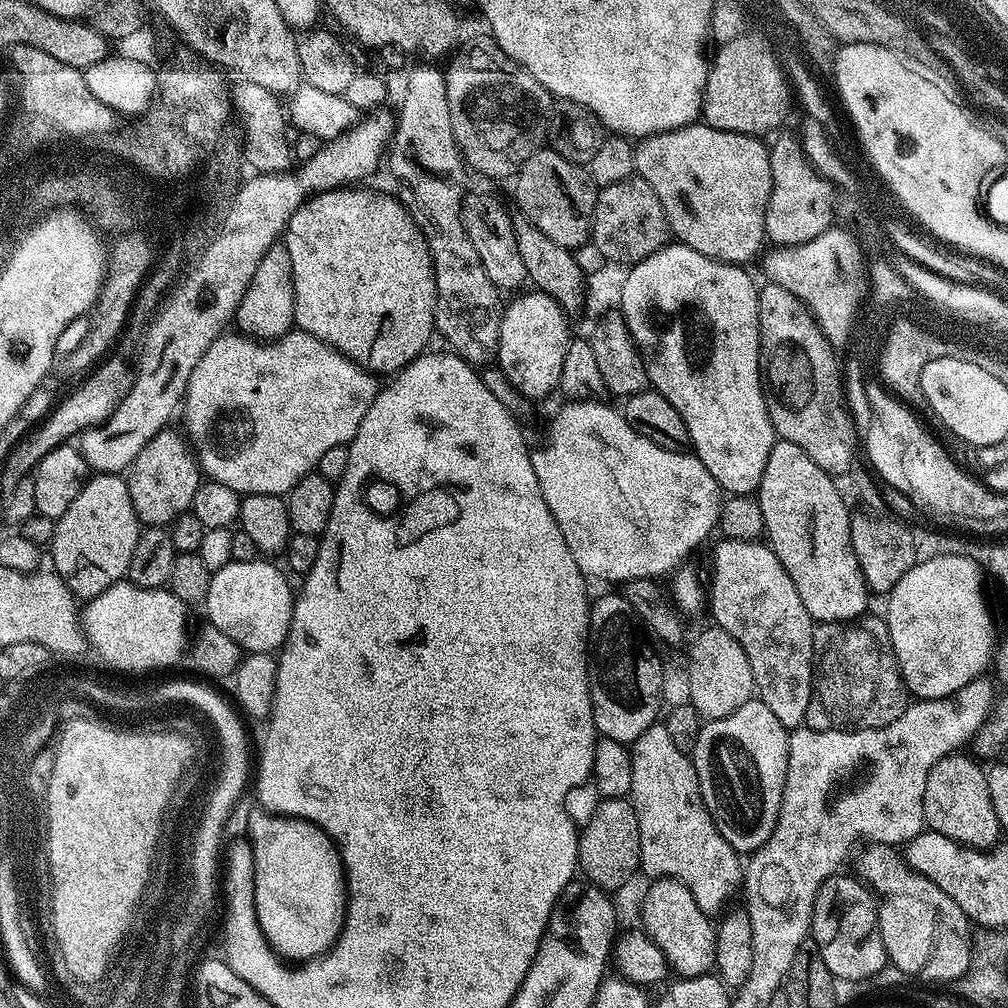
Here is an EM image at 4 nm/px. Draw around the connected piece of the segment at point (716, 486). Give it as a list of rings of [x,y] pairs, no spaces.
[[[568,402],[565,408],[552,420],[548,428],[548,441],[540,449],[531,453],[534,474],[538,474],[538,486],[542,486],[542,498],[546,498],[546,506],[550,506],[550,514],[554,514],[554,522],[558,522],[558,530],[562,530],[562,538],[566,538],[566,546],[570,546],[570,554],[574,554],[574,562],[578,562],[580,571],[585,577],[597,576],[600,580],[650,580],[661,578],[671,568],[677,569],[681,562],[694,548],[698,547],[711,532],[717,531],[720,523],[720,506],[722,489],[718,481],[712,477],[710,470],[702,466],[702,462],[691,451],[675,452],[666,450],[650,438],[638,434],[634,426],[626,422],[623,411],[611,408],[600,402]]]

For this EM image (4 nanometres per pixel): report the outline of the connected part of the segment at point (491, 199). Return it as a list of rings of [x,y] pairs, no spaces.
[[[469,191],[460,207],[460,217],[464,223],[470,242],[474,242],[474,250],[478,250],[478,258],[482,258],[482,270],[494,286],[501,290],[507,288],[523,289],[528,280],[525,263],[518,254],[518,244],[515,241],[515,230],[512,225],[513,213],[504,209],[504,204],[496,196],[488,192]]]

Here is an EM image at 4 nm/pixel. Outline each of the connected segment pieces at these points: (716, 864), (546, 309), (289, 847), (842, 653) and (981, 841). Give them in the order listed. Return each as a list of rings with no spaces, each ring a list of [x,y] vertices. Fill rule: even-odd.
[[[657,722],[655,724],[651,724],[642,734],[635,740],[635,742],[631,745],[630,748],[632,754],[632,765],[634,766],[634,782],[632,783],[632,791],[630,793],[630,799],[632,801],[632,805],[634,806],[634,814],[638,814],[638,834],[640,835],[640,867],[639,871],[641,873],[645,872],[648,875],[648,878],[671,878],[677,880],[678,882],[682,882],[684,885],[688,887],[690,890],[690,894],[694,894],[694,902],[698,902],[698,906],[702,909],[704,913],[707,914],[710,918],[715,917],[715,912],[723,913],[725,911],[724,903],[727,902],[728,899],[731,898],[732,895],[737,895],[738,889],[742,884],[742,860],[741,857],[737,854],[735,850],[730,846],[730,842],[726,842],[726,838],[722,838],[722,834],[718,830],[718,826],[714,826],[714,822],[710,818],[710,814],[706,810],[706,806],[704,805],[704,799],[702,798],[702,794],[700,793],[700,787],[698,786],[698,774],[694,770],[694,766],[692,765],[692,757],[687,752],[683,752],[682,750],[678,750],[678,746],[674,746],[674,741],[670,739],[670,733],[664,729],[663,723]]]
[[[539,290],[528,291],[520,294],[525,296],[518,297],[509,308],[507,305],[503,309],[496,360],[504,377],[525,398],[532,401],[540,400],[559,389],[562,362],[566,362],[566,350],[570,339],[570,320],[555,298]]]
[[[257,808],[248,816],[249,844],[255,864],[255,910],[273,943],[293,960],[303,956],[322,956],[336,943],[344,925],[347,908],[347,881],[340,851],[331,838],[316,824],[296,816],[281,816]]]
[[[865,614],[851,622],[817,623],[812,629],[812,646],[818,659],[814,664],[814,700],[836,730],[881,728],[904,713],[910,703],[910,693],[900,677],[900,667],[892,653],[888,625],[873,614]]]
[[[971,755],[943,756],[926,774],[924,822],[931,831],[956,840],[968,848],[987,850],[1001,839],[1000,823],[990,806],[990,790],[986,790],[986,772],[975,764]]]

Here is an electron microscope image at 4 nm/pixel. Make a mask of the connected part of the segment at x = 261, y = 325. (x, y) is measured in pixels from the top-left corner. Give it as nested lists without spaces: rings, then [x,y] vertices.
[[[277,242],[262,254],[262,262],[258,262],[258,270],[254,270],[254,278],[250,278],[250,286],[246,286],[246,294],[242,294],[242,302],[234,317],[234,324],[243,335],[254,340],[267,342],[275,340],[293,331],[294,321],[294,270],[290,262],[290,250],[282,242]]]

